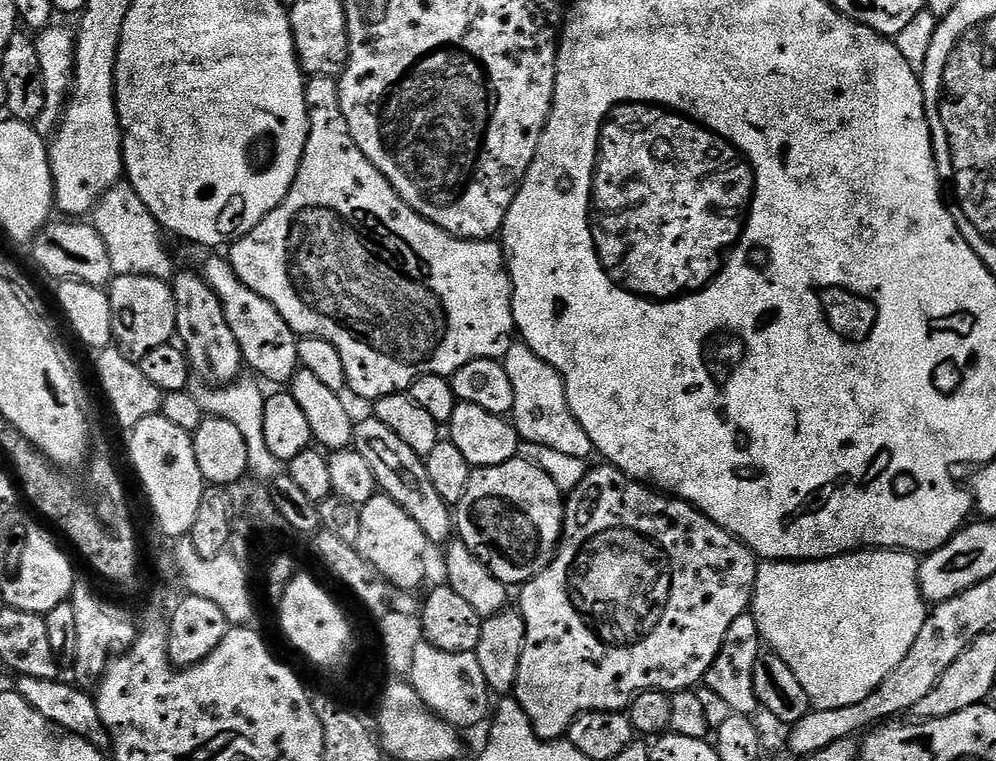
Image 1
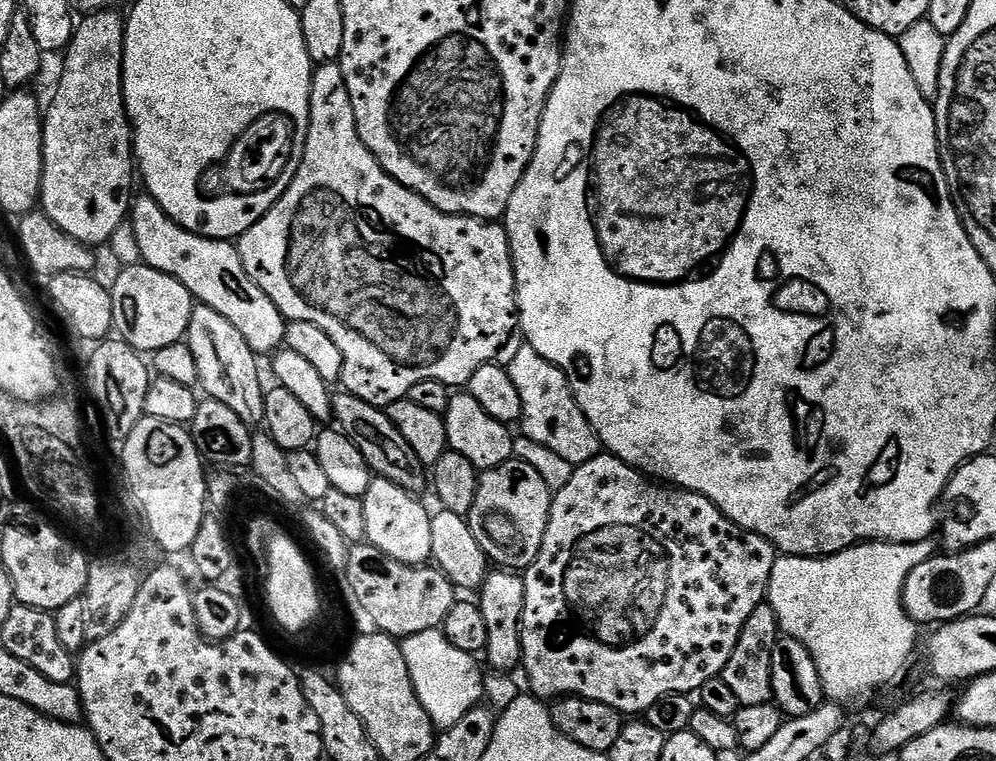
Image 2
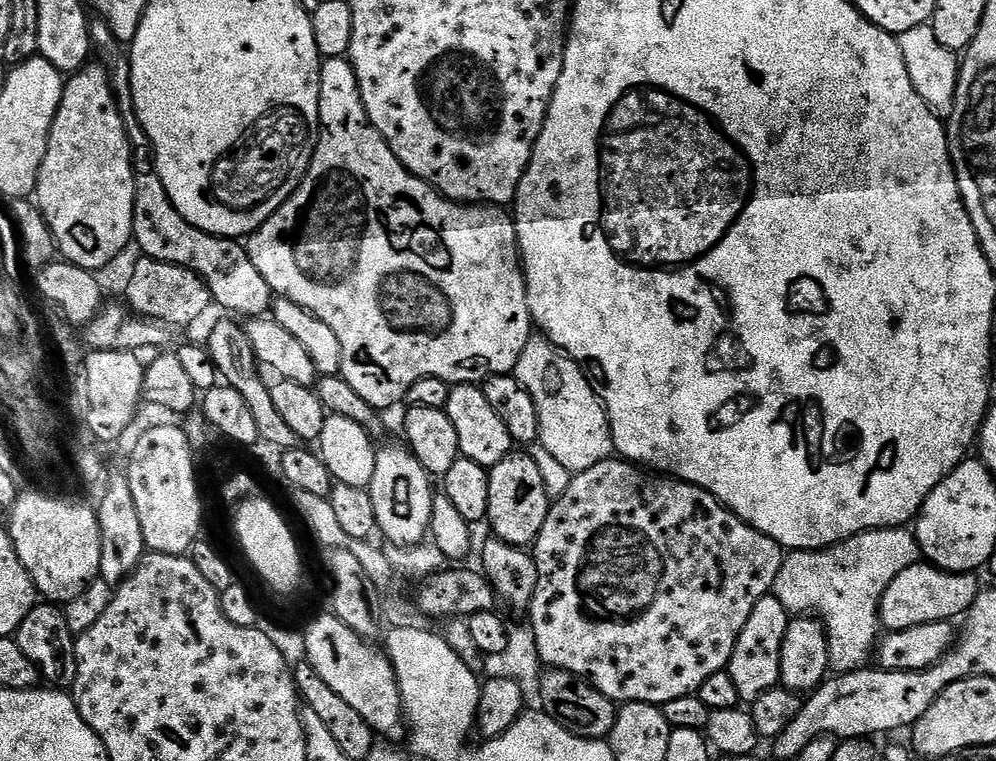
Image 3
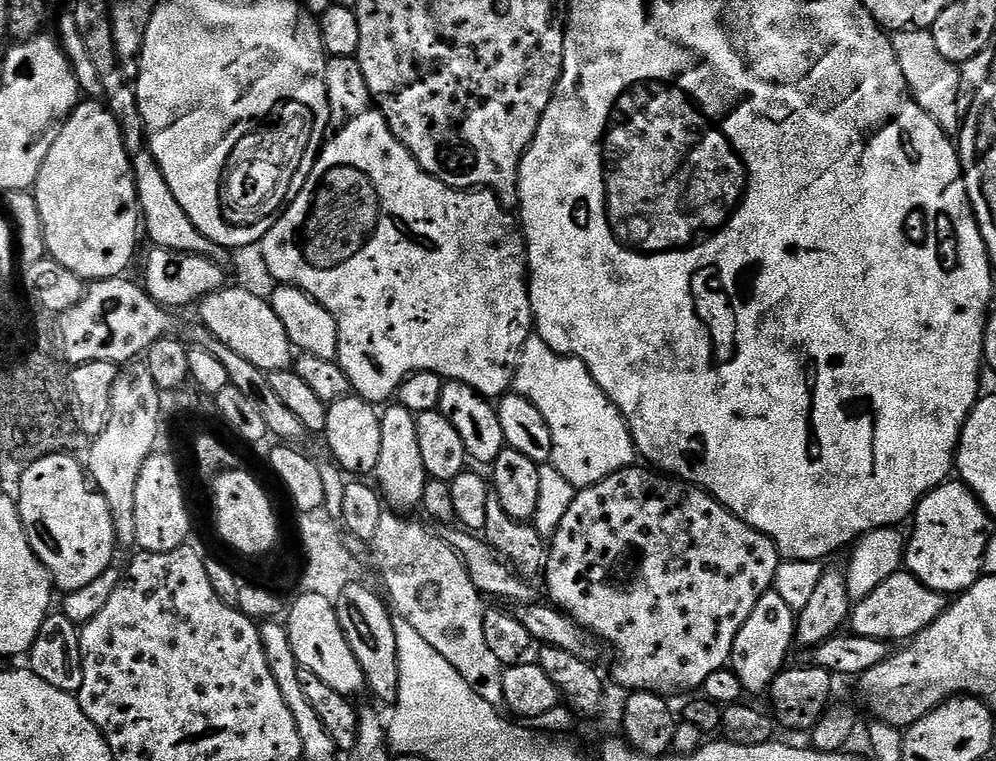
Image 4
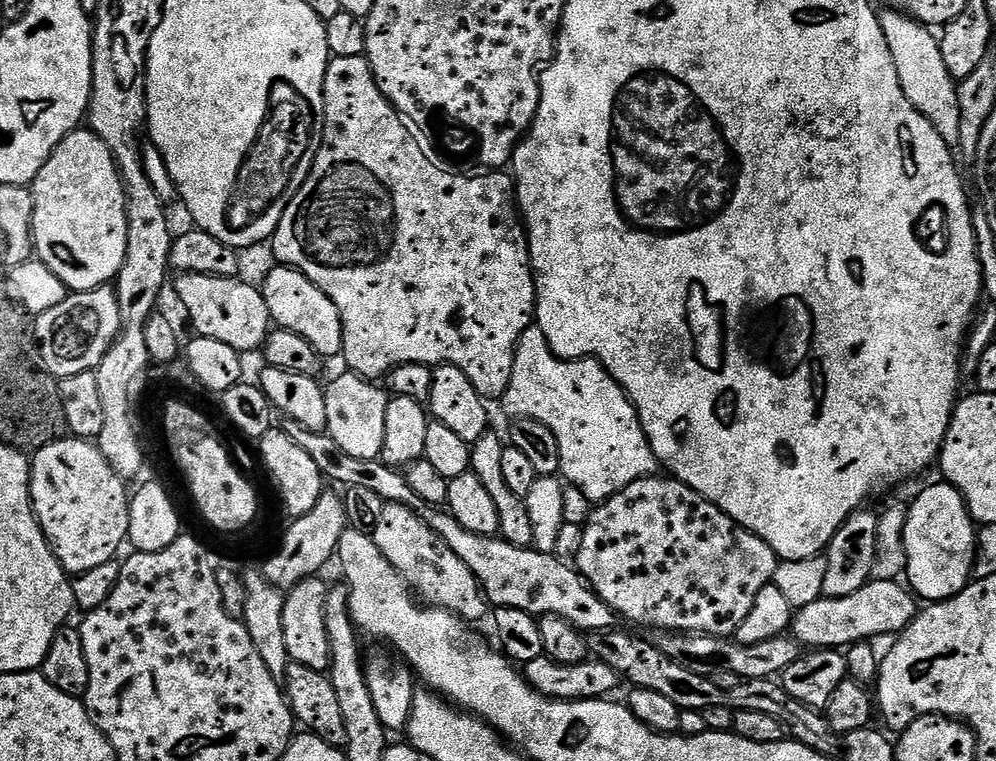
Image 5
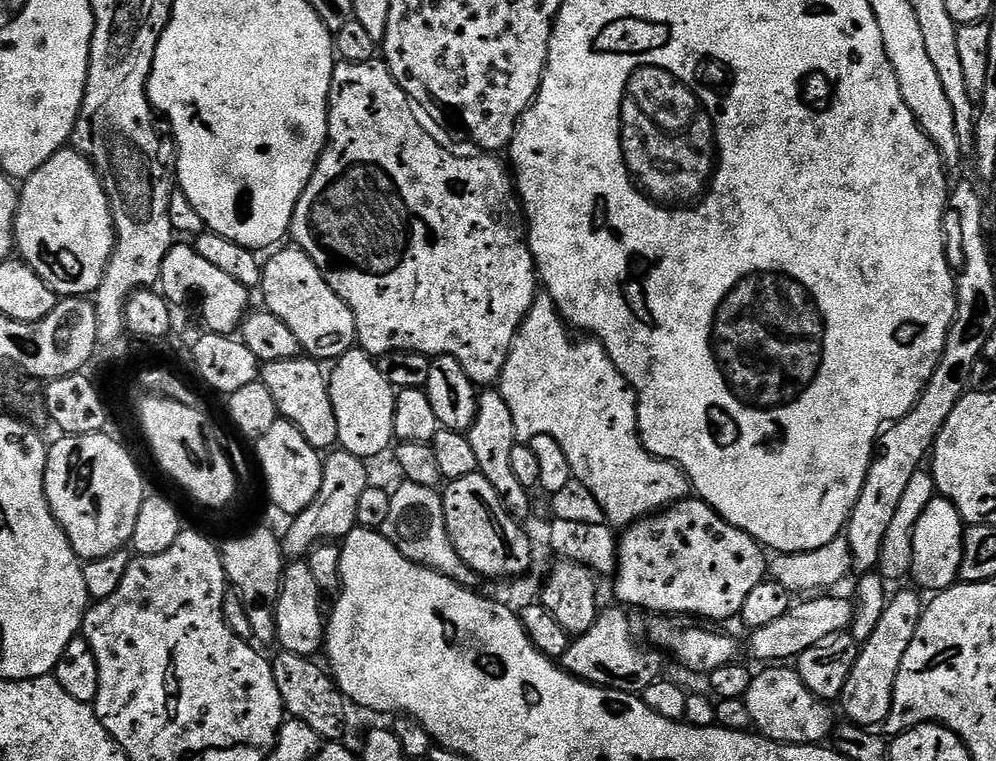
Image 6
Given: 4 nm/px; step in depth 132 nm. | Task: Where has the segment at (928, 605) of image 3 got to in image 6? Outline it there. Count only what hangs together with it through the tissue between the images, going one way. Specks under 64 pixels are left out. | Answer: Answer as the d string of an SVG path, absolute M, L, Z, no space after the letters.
M820 594L815 598L805 599L808 600L805 604L793 603L788 612L782 614L782 618L770 622L767 626L751 629L753 658L768 660L764 662L792 662L807 648L821 644L823 640L831 637L847 633L852 622L853 601L832 595L836 594Z

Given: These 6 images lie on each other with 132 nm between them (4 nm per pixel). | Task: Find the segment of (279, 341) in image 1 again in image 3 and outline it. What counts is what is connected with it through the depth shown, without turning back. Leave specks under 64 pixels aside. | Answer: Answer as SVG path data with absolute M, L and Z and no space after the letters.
M155 170L137 171L134 190L132 239L147 259L176 264L198 274L202 282L206 282L213 301L228 312L237 312L243 318L260 318L271 309L274 303L272 287L262 274L258 274L254 262L250 262L247 247L239 239L211 236L186 222L170 202L166 186L162 186L162 178Z

